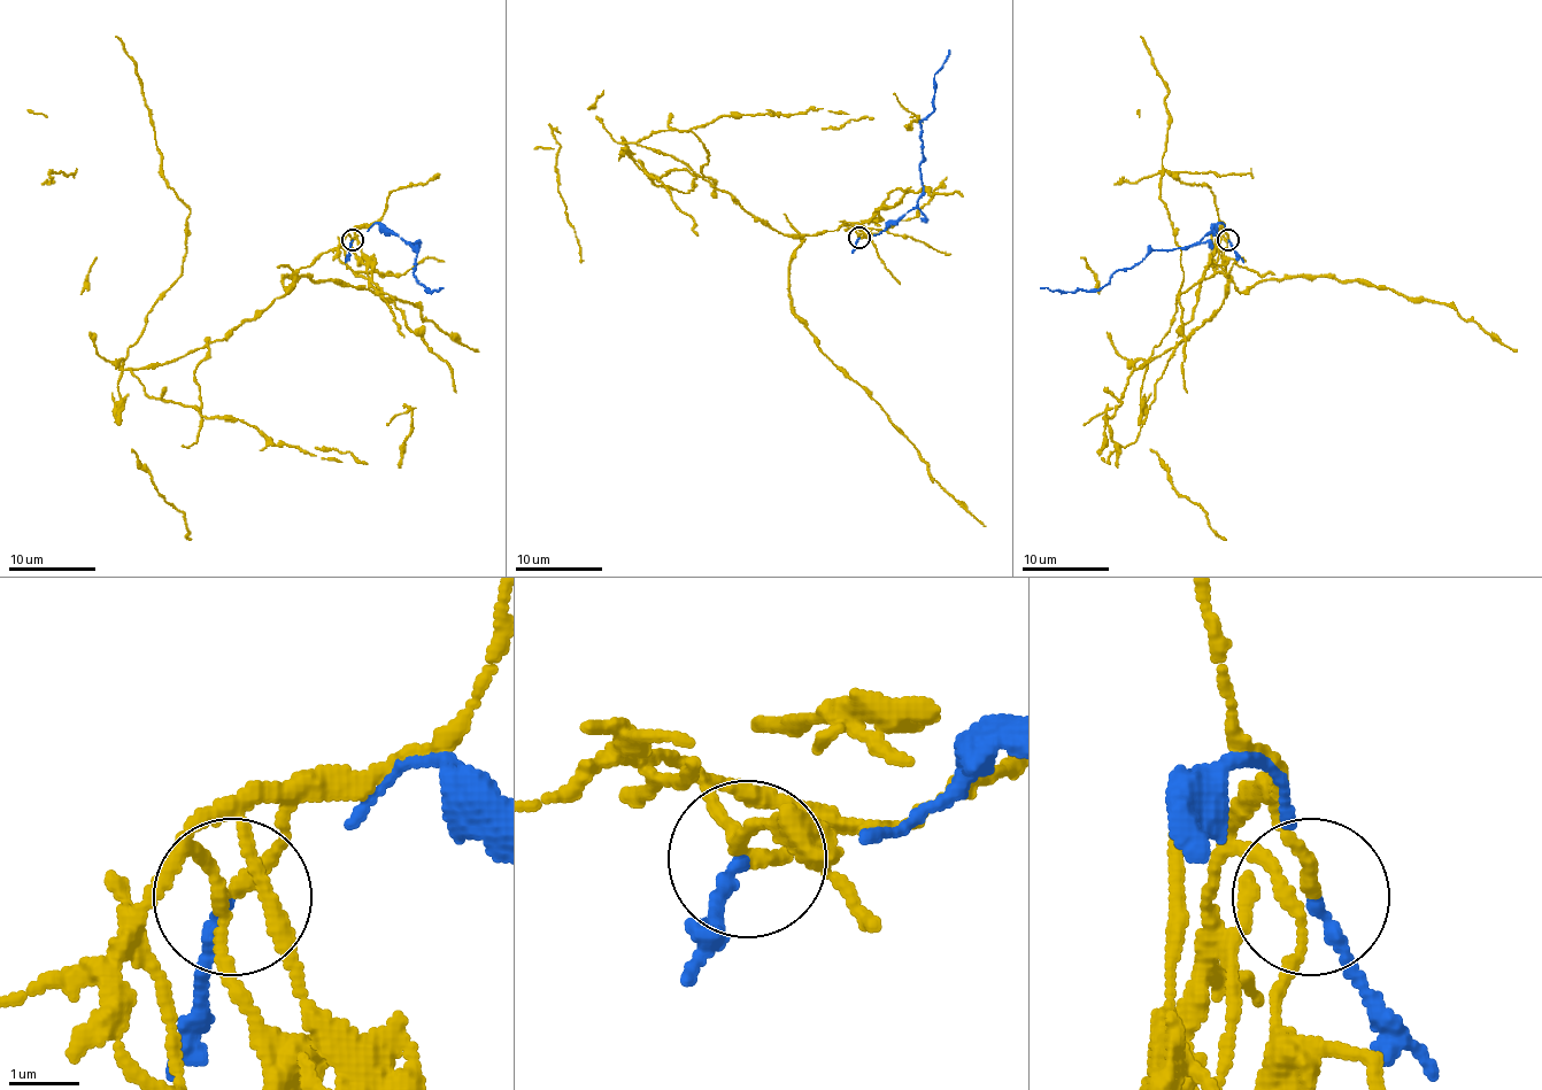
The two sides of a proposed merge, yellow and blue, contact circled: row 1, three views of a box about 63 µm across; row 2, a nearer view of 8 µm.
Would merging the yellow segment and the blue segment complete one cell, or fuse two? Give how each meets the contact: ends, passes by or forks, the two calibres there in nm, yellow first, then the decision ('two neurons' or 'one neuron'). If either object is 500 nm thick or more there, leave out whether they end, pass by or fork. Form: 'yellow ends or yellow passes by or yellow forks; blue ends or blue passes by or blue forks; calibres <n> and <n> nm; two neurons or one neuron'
yellow forks; blue ends; calibres 170 and 180 nm; two neurons

